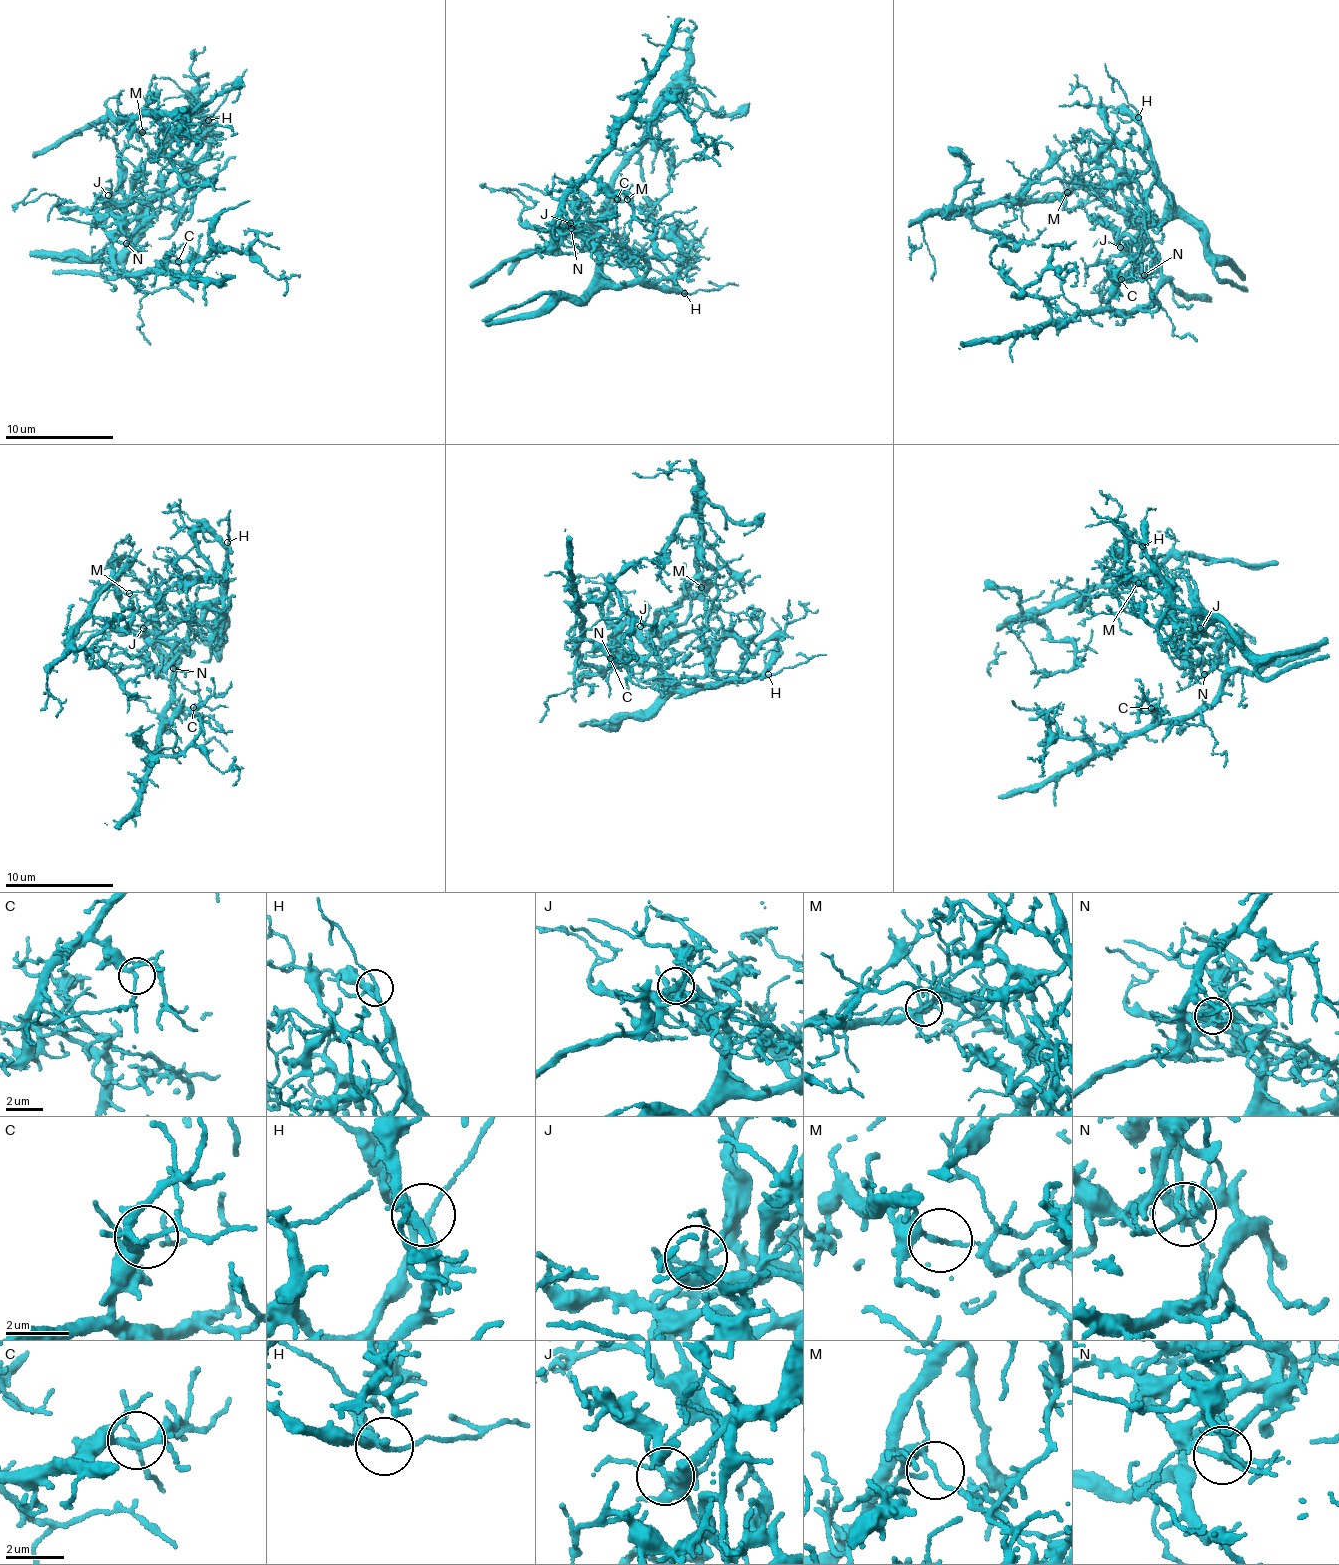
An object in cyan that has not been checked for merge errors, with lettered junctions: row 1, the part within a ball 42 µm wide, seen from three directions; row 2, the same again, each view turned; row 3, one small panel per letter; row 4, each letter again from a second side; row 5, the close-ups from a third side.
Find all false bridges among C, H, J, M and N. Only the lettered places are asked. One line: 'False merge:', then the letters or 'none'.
False merge: M, N

